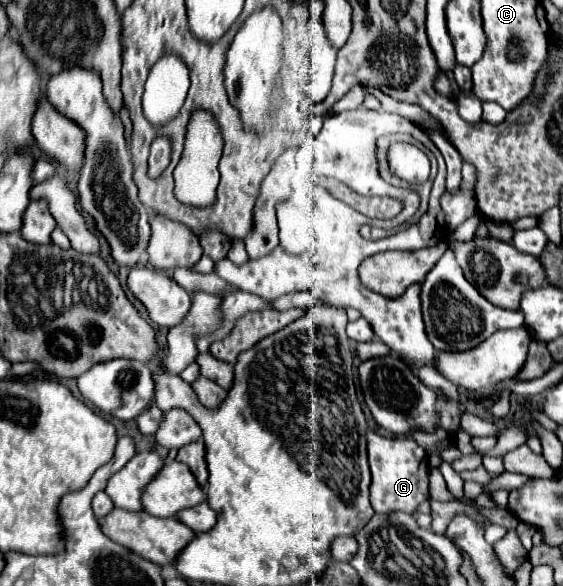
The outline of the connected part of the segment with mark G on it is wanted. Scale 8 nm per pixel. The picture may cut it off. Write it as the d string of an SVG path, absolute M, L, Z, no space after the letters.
M369 431L366 435L368 462L373 474L371 482L371 504L377 514L389 512L407 512L413 514L423 500L429 500L429 456L427 452L411 438L385 438Z

